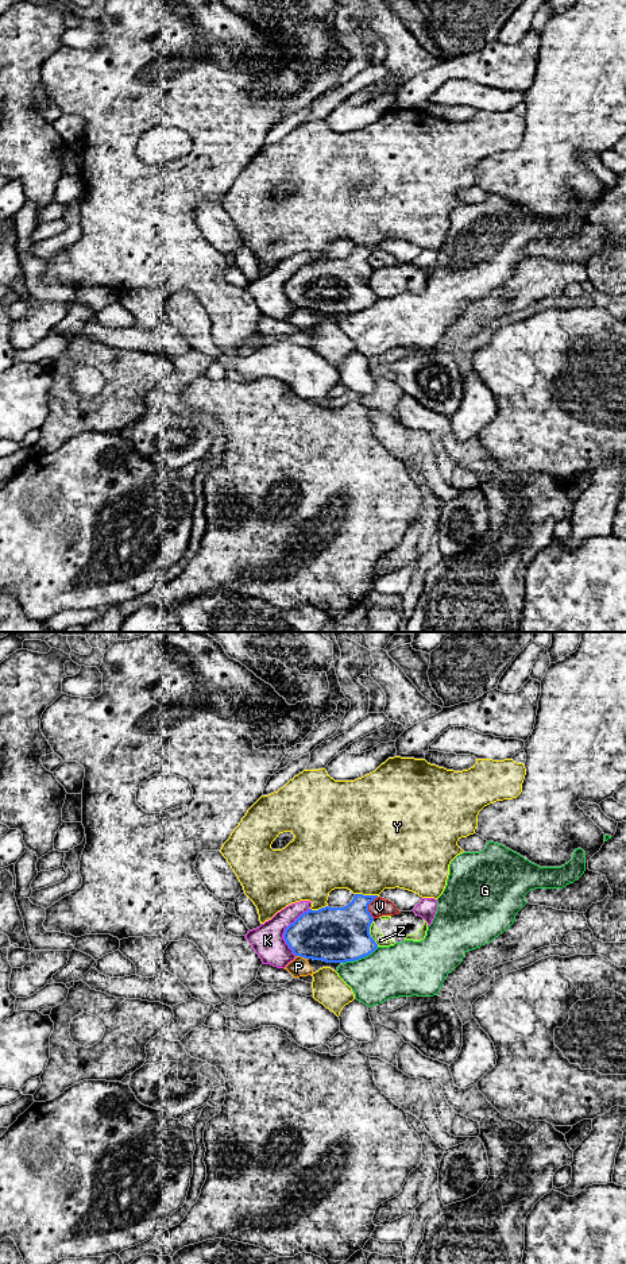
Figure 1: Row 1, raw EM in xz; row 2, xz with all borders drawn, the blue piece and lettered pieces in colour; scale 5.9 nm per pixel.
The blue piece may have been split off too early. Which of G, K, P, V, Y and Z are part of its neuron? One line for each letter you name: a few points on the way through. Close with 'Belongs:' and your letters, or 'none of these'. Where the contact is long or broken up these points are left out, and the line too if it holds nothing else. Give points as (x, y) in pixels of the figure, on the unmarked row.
Belongs: none of these

